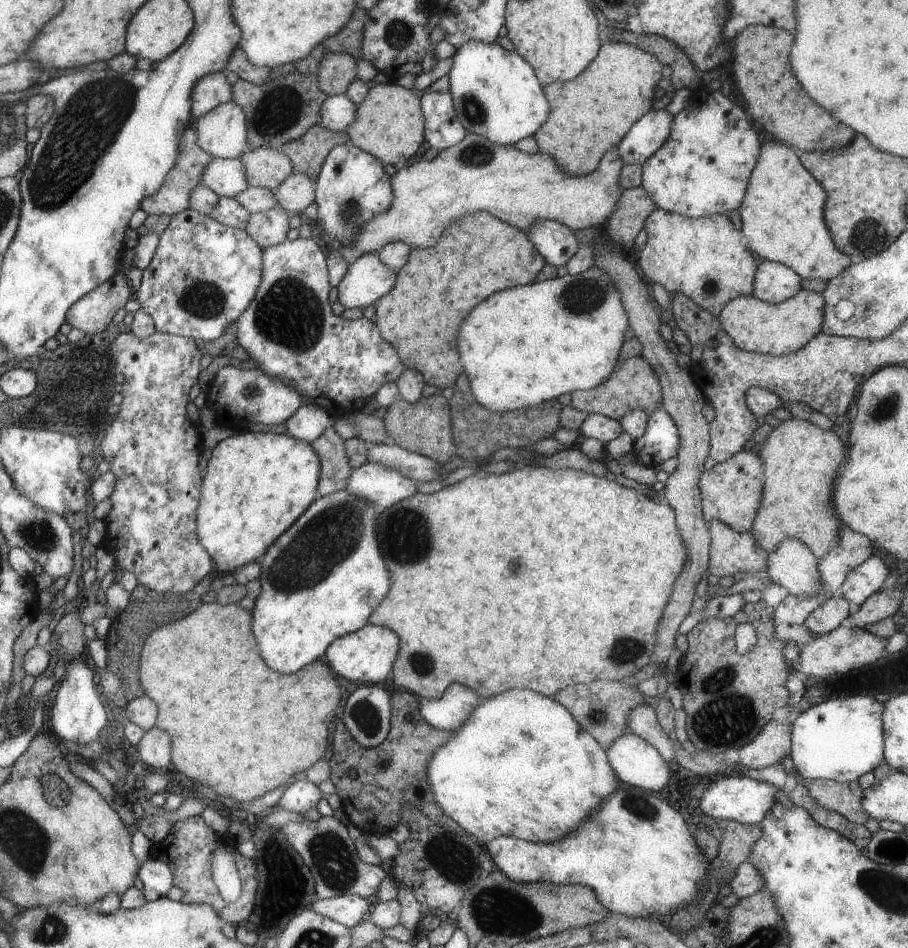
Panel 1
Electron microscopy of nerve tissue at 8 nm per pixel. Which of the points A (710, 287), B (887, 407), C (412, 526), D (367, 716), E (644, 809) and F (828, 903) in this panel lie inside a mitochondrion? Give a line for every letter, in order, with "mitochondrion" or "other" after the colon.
A: other
B: mitochondrion
C: mitochondrion
D: mitochondrion
E: mitochondrion
F: other

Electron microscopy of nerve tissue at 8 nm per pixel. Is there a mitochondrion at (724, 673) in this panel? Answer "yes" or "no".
yes

